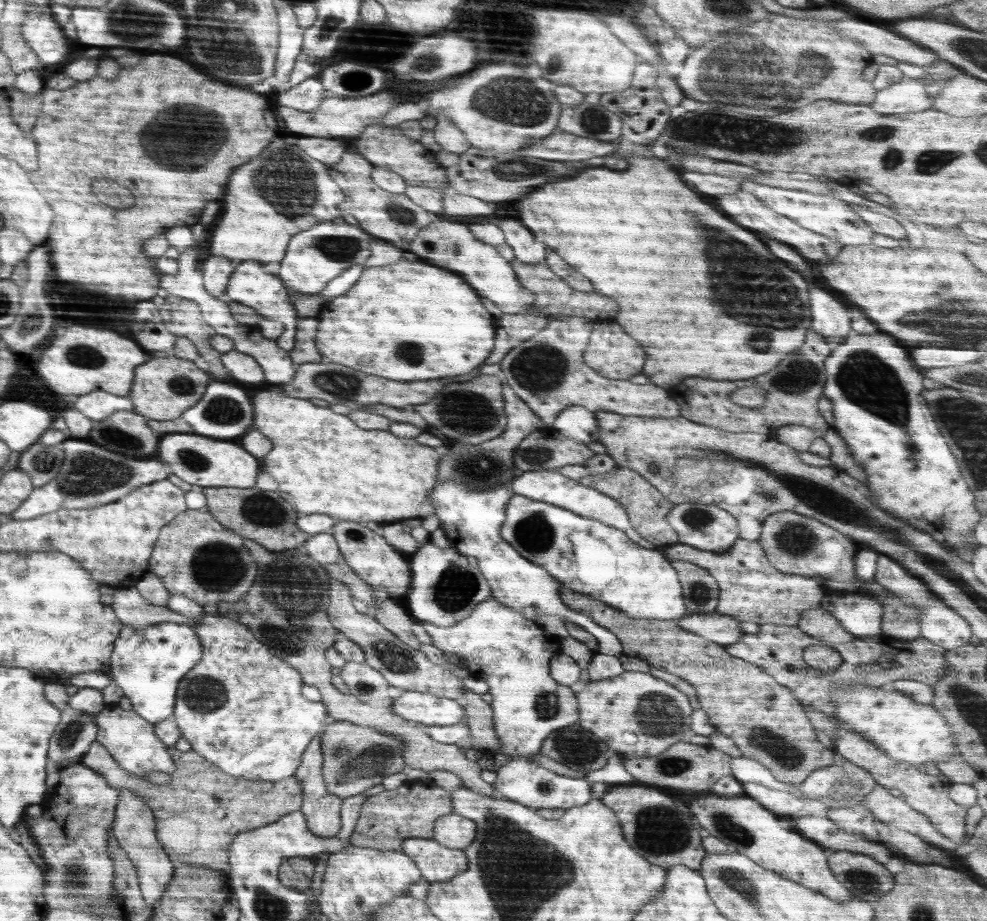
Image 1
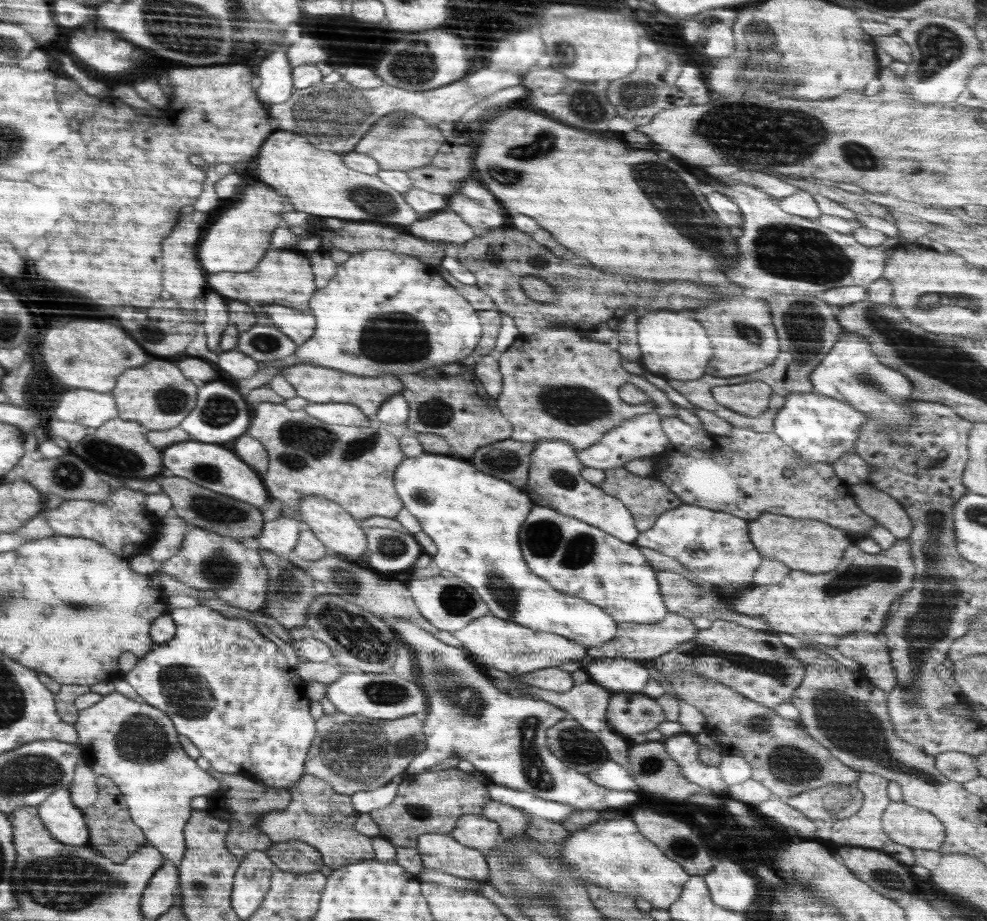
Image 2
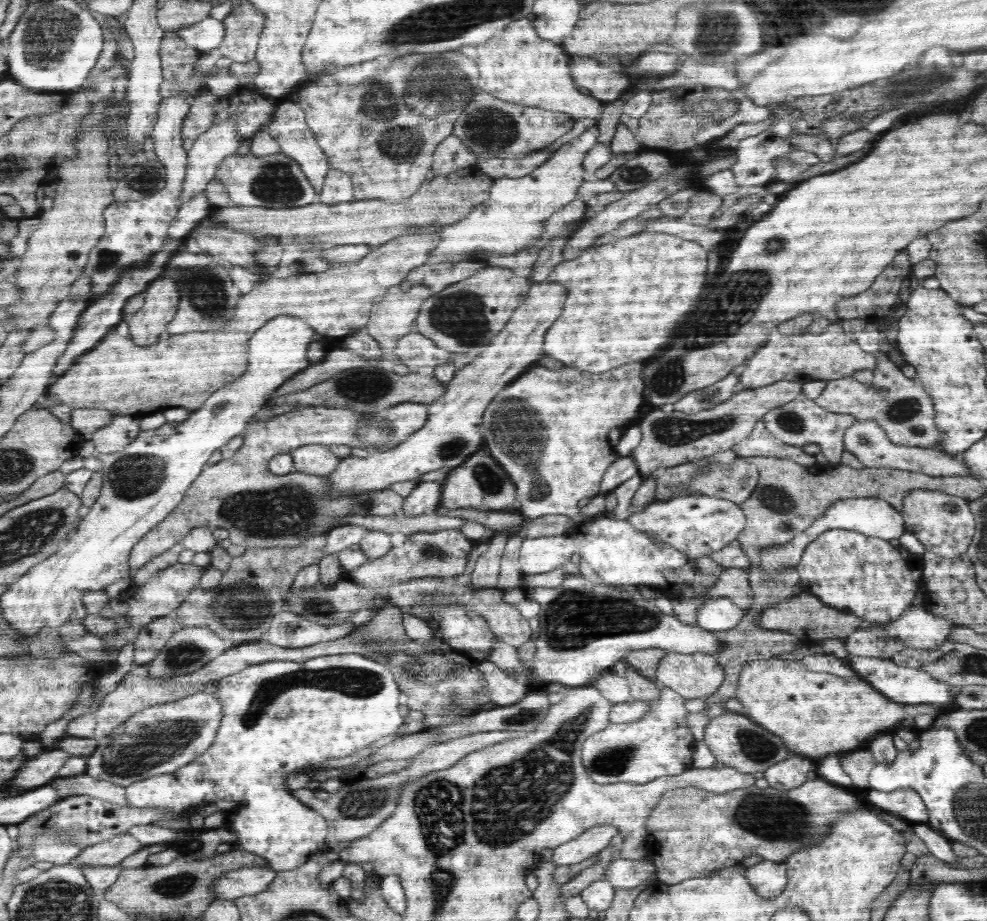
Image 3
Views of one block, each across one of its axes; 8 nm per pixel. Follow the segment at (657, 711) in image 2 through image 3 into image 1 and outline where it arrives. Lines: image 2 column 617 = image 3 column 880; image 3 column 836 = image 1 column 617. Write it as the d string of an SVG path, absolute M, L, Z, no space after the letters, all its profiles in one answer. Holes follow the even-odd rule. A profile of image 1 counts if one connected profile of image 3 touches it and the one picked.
M624 671L614 678L588 681L576 698L579 723L605 742L610 751L623 757L654 756L690 736L693 710L688 697L650 673Z

